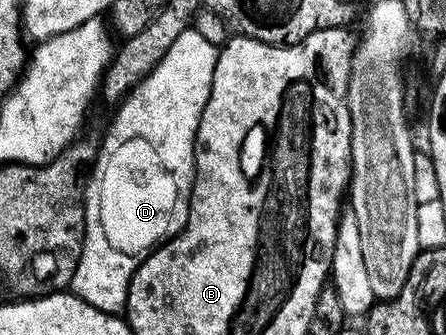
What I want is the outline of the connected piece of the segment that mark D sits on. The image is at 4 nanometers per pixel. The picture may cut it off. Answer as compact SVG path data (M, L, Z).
M187 29L180 33L176 41L172 42L172 47L168 49L168 53L164 53L162 60L146 74L145 79L141 80L125 99L121 100L120 106L117 108L119 111L115 113L114 120L111 121L110 128L106 131L106 136L100 139L98 160L94 163L94 170L90 172L90 178L86 185L86 236L84 237L84 249L82 250L80 261L76 265L76 273L69 285L69 290L73 294L84 300L88 305L92 305L97 311L107 311L109 315L118 315L126 306L128 285L143 259L163 241L177 235L188 221L190 190L194 188L194 144L198 138L198 122L202 116L204 105L210 96L210 86L212 86L212 77L214 76L217 60L218 47L206 41L195 29Z

